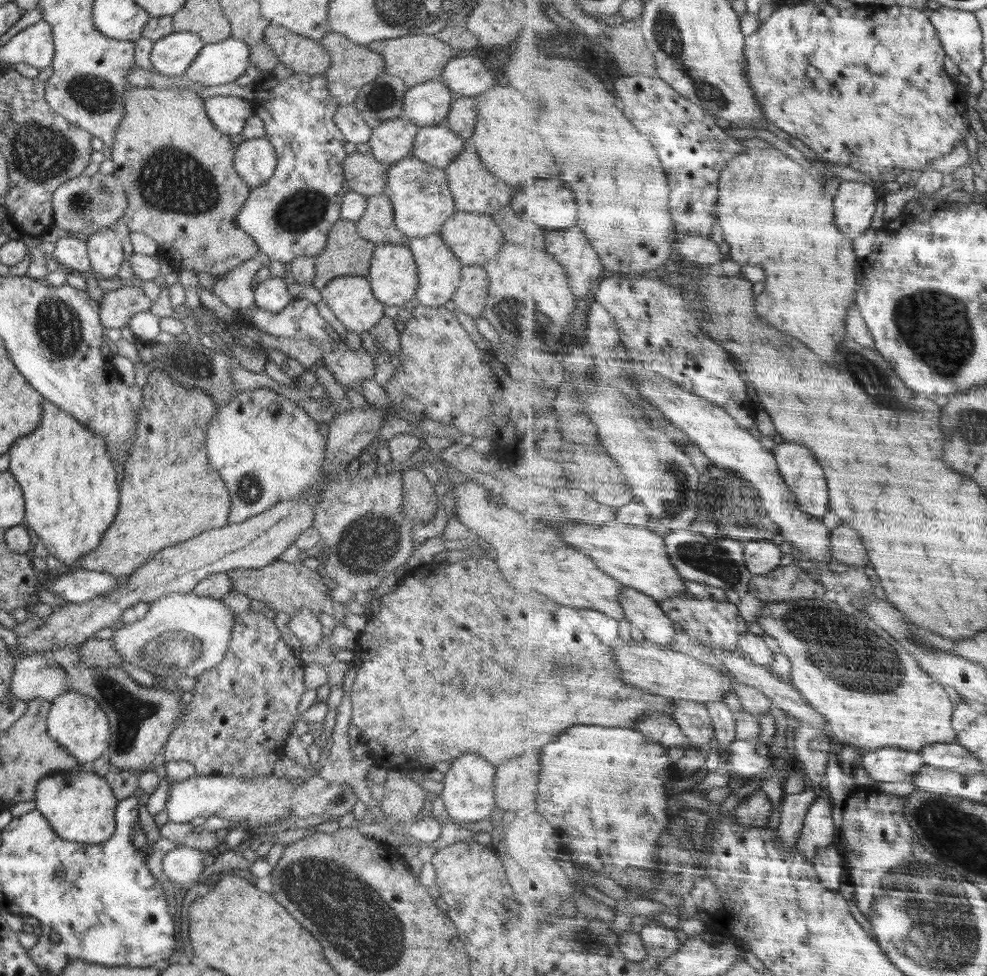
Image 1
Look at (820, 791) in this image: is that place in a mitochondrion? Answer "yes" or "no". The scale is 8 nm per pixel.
no

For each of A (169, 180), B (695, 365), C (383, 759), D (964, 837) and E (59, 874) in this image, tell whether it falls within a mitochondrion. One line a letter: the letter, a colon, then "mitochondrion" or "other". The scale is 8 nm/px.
A: mitochondrion
B: other
C: other
D: mitochondrion
E: other

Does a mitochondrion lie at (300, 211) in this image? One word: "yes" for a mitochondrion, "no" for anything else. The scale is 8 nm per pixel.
yes

